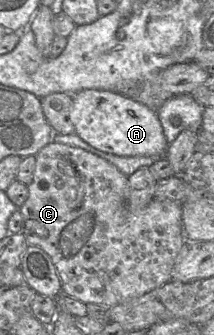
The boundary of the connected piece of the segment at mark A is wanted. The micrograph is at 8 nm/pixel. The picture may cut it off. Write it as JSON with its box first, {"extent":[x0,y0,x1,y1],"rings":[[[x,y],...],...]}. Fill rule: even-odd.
{"extent":[70,89,169,157],"rings":[[[84,89],[73,94],[70,119],[75,133],[103,152],[118,156],[161,157],[169,146],[157,110],[114,91]]]}

